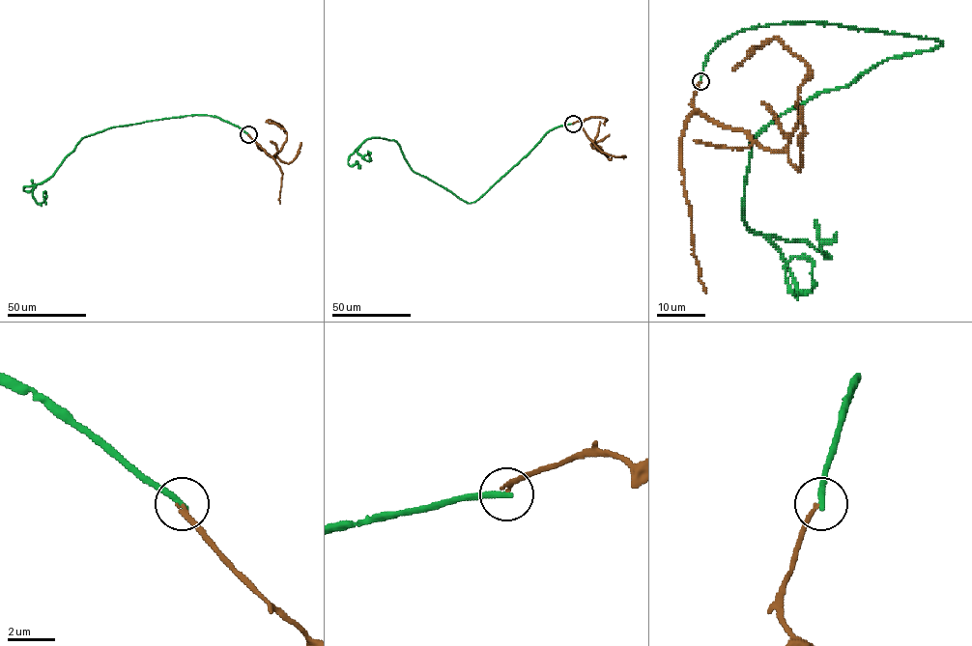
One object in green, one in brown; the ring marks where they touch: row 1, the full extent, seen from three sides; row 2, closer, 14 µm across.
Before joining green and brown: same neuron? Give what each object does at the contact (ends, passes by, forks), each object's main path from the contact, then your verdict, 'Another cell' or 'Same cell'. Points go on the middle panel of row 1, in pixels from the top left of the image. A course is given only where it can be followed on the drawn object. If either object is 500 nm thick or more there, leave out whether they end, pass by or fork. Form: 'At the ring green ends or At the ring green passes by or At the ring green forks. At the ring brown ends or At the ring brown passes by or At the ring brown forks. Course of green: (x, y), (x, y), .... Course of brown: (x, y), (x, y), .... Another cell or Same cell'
At the ring green ends. At the ring brown ends. Course of green: (573, 124), (549, 130), (468, 203), (414, 172), (395, 141), (365, 140), (357, 152), (367, 160), (370, 154). Course of brown: (573, 124), (580, 121), (587, 138), (601, 152), (612, 155), (610, 159), (591, 145), (610, 134). Another cell

